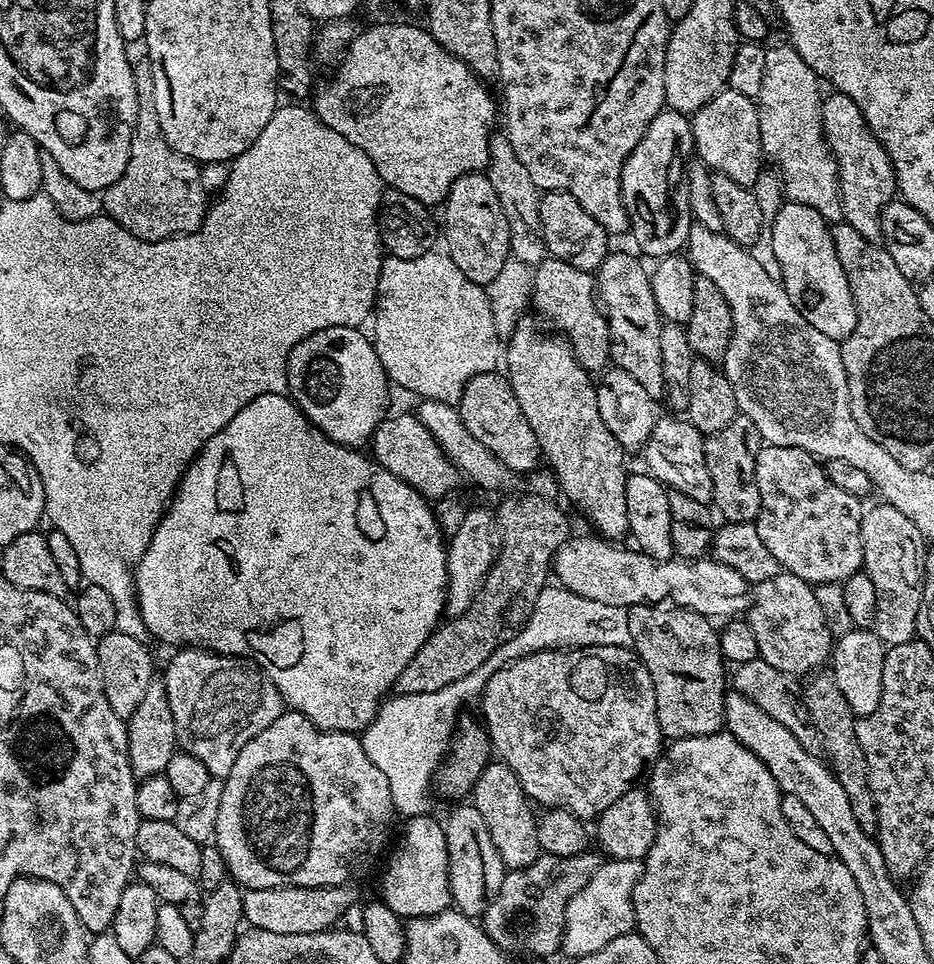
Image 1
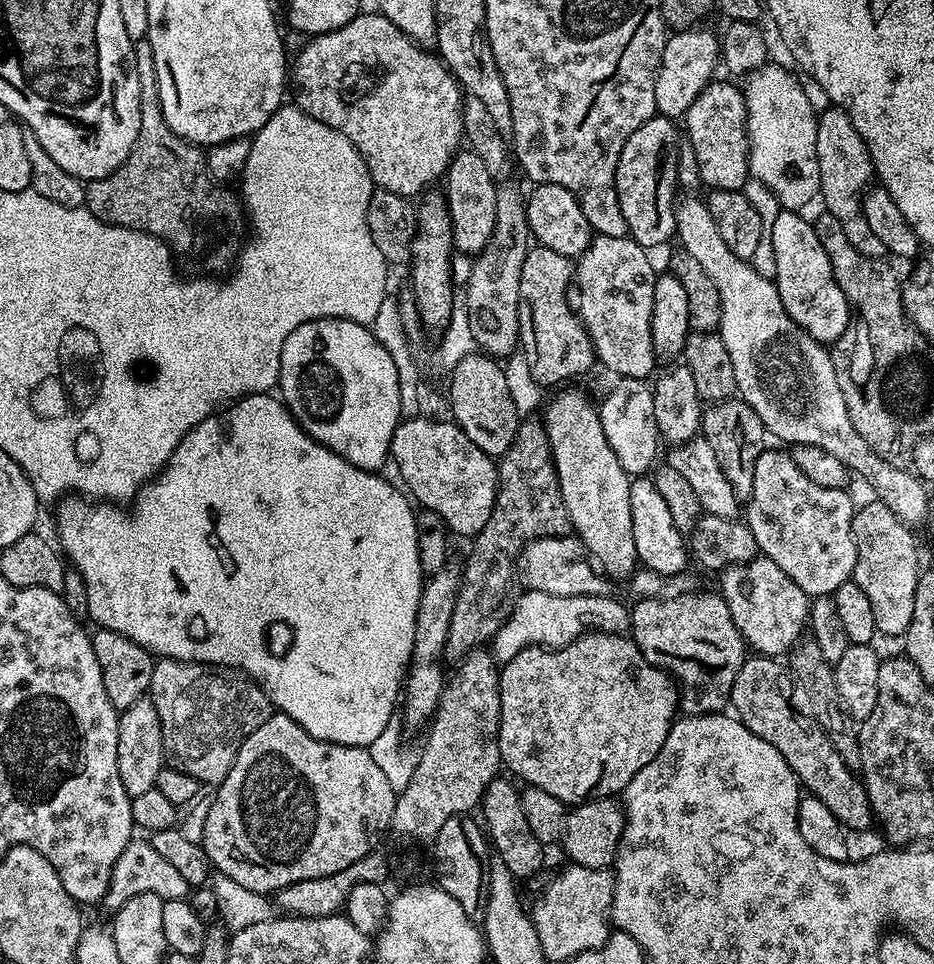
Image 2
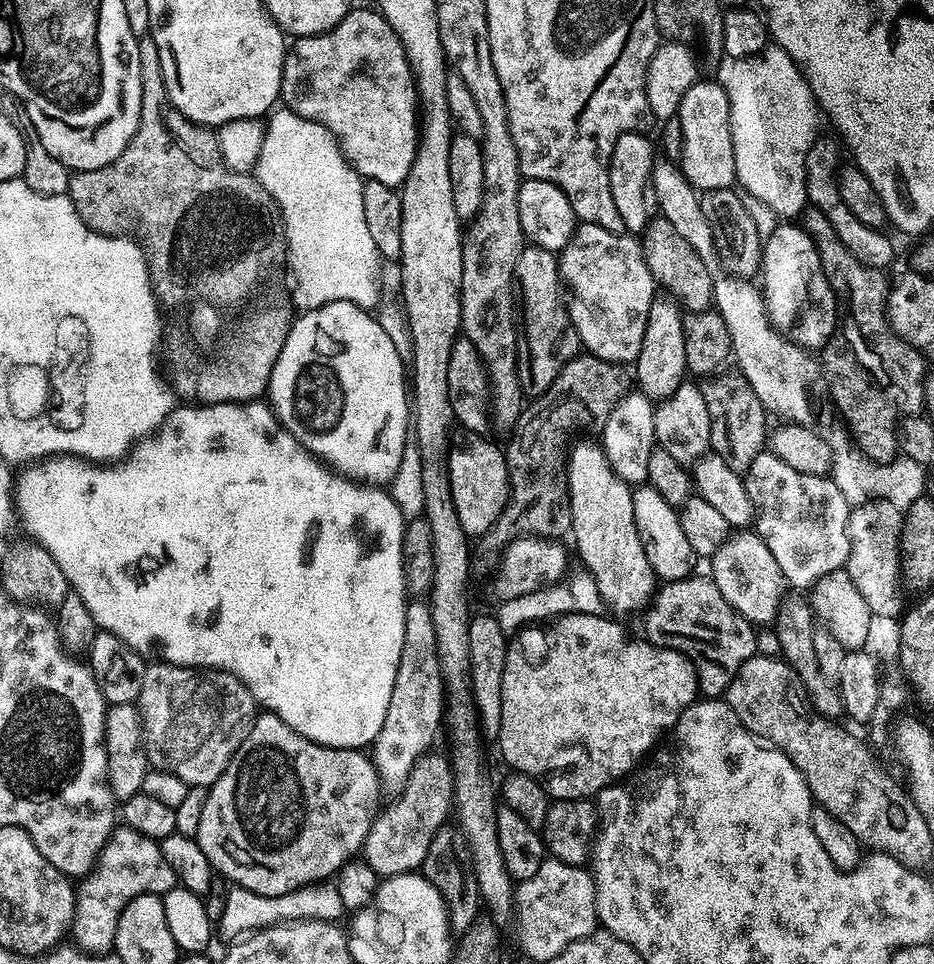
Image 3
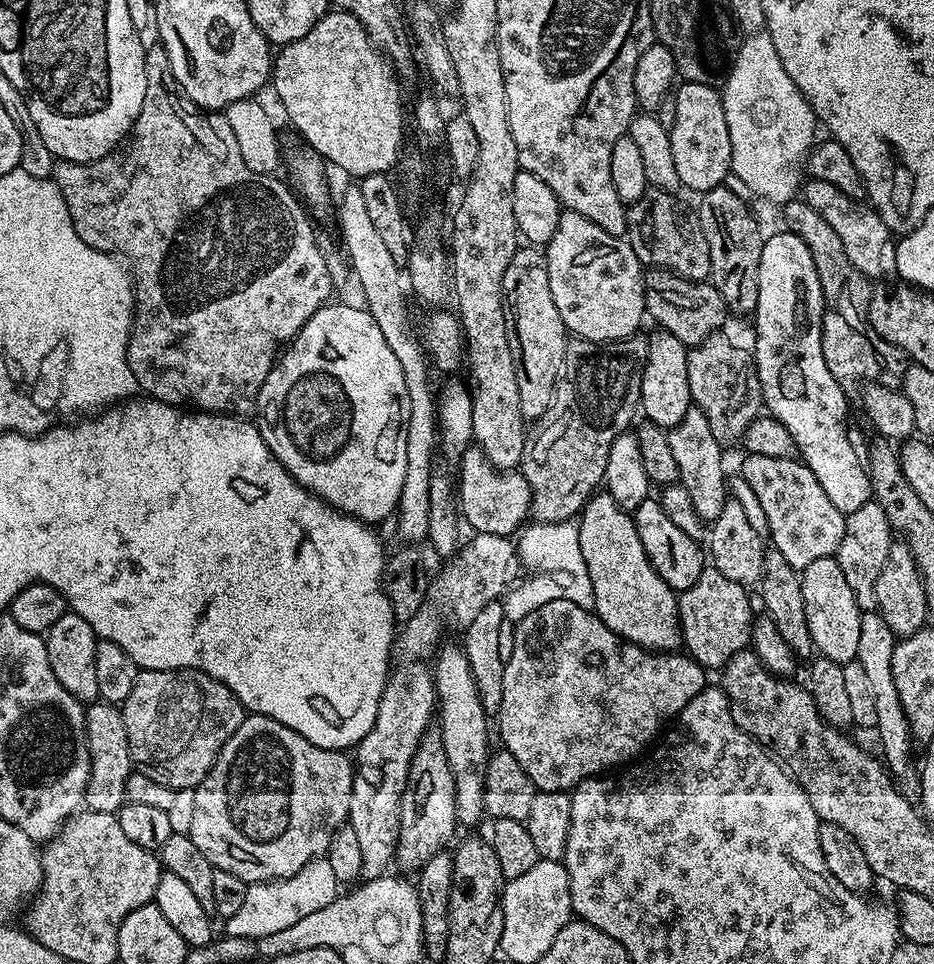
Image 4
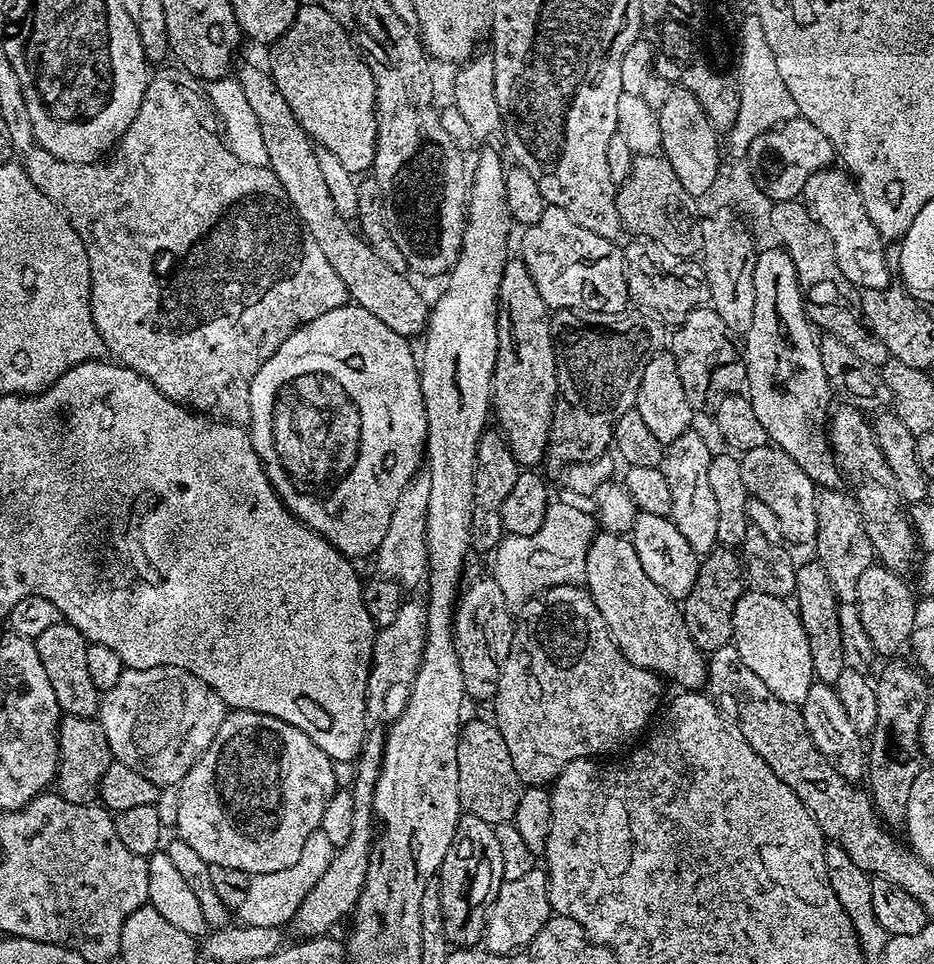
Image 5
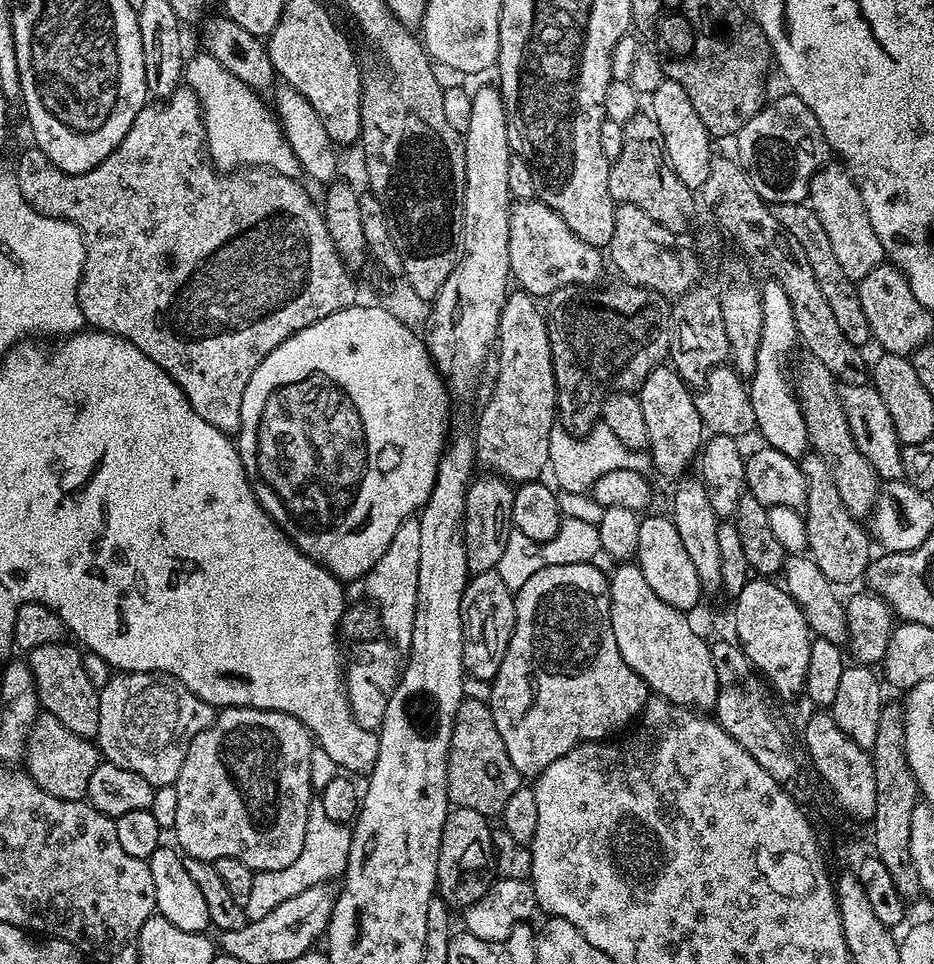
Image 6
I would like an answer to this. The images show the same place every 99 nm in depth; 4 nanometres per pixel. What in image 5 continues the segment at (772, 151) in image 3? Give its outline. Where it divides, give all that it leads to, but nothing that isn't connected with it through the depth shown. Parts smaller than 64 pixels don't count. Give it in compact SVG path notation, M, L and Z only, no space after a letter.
M749 11L745 17L742 16L738 24L740 42L738 45L737 63L737 88L740 92L738 118L728 136L734 147L740 152L747 151L754 138L768 132L779 124L795 119L799 112L797 103L790 95L786 82L779 73L777 59L770 48L770 42L766 39L766 30L763 29L761 16L756 11Z

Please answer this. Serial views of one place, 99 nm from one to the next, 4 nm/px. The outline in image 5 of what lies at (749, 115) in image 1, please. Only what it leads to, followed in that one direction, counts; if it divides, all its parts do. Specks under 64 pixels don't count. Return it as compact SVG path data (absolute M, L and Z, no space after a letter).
M673 86L665 104L658 109L658 119L663 159L670 162L674 174L678 174L678 182L682 182L682 187L690 195L699 198L706 194L710 186L714 185L715 175L722 163L720 144L716 141L718 130L712 125L706 110L698 102L698 98L690 94L690 90Z

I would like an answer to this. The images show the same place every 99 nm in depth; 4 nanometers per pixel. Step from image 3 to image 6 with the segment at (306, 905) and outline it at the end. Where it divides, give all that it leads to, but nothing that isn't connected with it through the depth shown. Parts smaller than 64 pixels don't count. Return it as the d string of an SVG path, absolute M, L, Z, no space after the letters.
M313 806L308 811L306 842L302 846L302 854L298 854L298 858L294 858L294 862L290 862L290 866L286 866L284 870L255 873L250 899L244 907L244 913L248 915L249 920L266 918L266 914L270 914L270 910L274 910L282 902L286 902L286 898L294 898L294 894L302 894L302 890L310 886L335 881L335 876L337 879L343 873L348 861L351 841L349 825L326 818L326 810Z

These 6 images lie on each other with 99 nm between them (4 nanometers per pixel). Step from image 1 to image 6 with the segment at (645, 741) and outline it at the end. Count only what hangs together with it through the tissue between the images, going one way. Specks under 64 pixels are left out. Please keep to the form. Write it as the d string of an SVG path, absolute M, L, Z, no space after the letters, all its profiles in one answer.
M577 562L562 566L546 566L538 570L538 574L530 574L526 582L514 594L516 598L516 625L510 638L510 646L498 666L498 674L492 679L492 692L489 694L487 705L492 710L494 726L498 726L498 734L502 734L502 742L506 746L506 754L510 754L510 762L514 762L514 770L521 774L539 774L543 768L550 766L554 758L562 758L571 748L576 748L585 742L604 742L609 739L611 732L624 728L635 721L643 713L645 704L650 699L650 689L622 658L618 650L618 642L614 638L614 630L610 622L610 598L608 597L608 576L600 568L592 564Z

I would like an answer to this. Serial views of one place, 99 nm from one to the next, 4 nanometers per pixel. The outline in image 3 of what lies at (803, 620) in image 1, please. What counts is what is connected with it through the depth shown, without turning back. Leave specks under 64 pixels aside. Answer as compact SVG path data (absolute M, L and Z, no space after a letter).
M755 530L733 531L718 546L718 550L710 558L712 572L710 579L722 590L722 598L738 610L754 626L771 625L776 619L776 611L786 592L786 581L782 570L778 570L778 562L774 562L774 554L762 542Z

